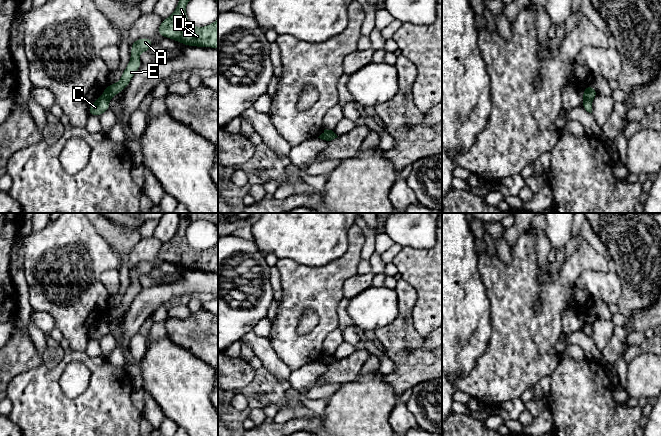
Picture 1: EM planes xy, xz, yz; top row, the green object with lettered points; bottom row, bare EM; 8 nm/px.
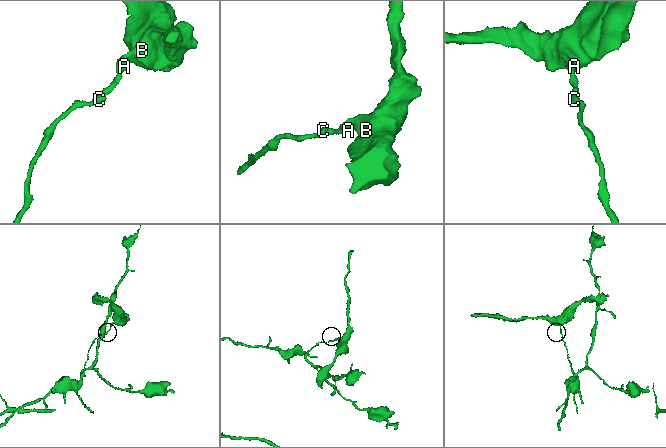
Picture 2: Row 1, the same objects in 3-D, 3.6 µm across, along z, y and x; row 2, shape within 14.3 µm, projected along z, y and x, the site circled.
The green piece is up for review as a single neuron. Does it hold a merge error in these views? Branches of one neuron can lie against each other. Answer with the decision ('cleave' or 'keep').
cleave

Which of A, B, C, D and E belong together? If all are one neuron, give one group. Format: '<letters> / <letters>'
A B D E / C

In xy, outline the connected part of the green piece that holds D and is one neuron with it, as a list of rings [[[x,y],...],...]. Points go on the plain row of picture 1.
[[[180,213],[178,229],[172,239],[163,243],[158,258],[186,270],[218,273],[218,242],[204,251],[193,250],[186,240],[186,229],[197,219],[212,221],[218,227],[218,213]]]

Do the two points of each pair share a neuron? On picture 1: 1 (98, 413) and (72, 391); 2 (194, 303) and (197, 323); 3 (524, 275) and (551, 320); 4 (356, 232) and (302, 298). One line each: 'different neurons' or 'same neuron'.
1: different neurons
2: different neurons
3: same neuron
4: same neuron

